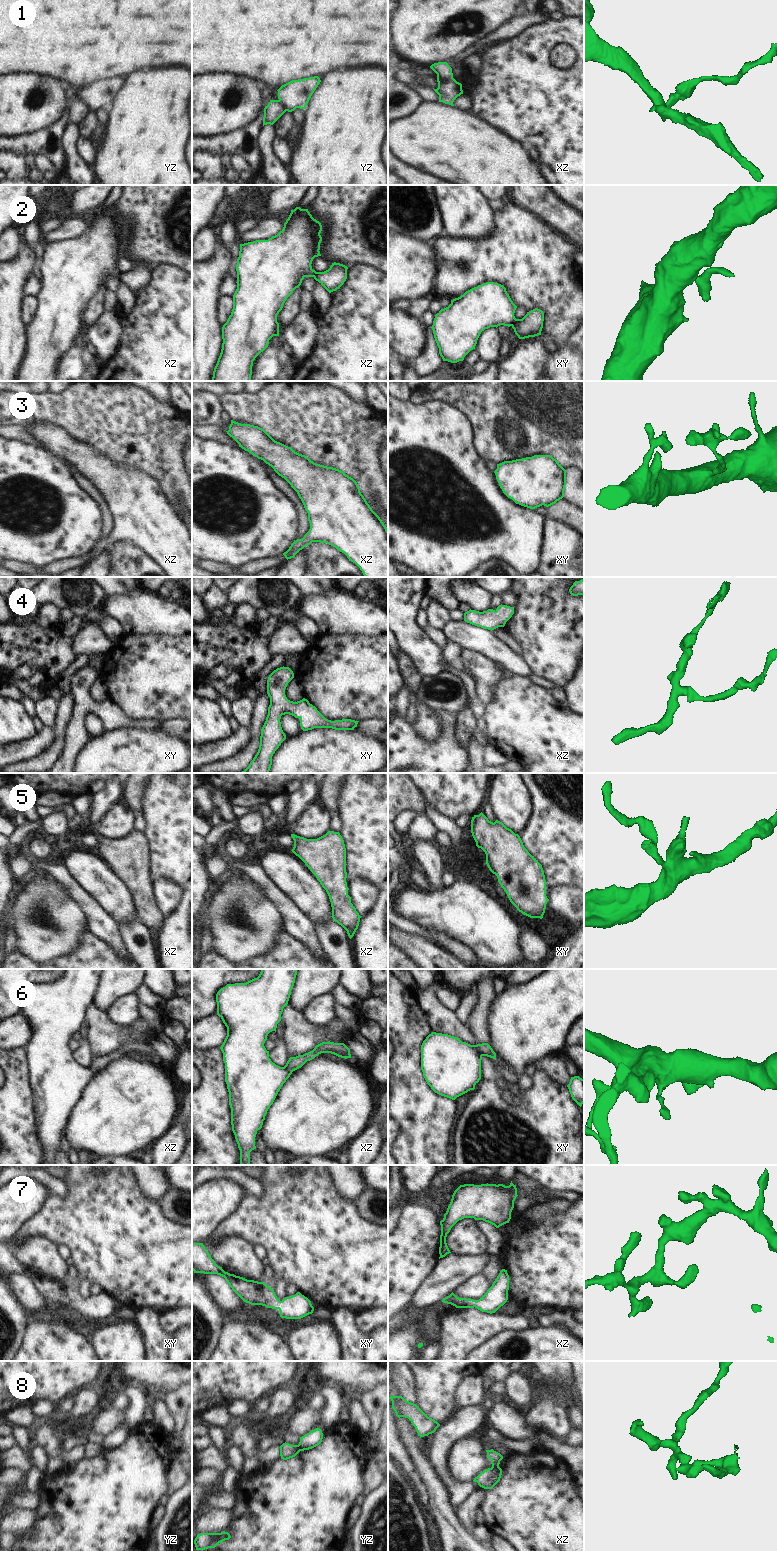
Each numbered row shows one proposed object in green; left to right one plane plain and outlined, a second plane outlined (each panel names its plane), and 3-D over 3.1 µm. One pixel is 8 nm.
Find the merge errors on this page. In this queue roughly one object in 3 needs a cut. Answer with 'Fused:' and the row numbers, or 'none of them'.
Fused: 1, 2, 8

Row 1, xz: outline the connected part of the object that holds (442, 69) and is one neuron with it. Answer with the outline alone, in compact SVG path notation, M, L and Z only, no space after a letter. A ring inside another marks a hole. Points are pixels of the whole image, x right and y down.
M447 62L434 63L430 66L430 68L437 74L437 78L453 78L452 68L448 65Z

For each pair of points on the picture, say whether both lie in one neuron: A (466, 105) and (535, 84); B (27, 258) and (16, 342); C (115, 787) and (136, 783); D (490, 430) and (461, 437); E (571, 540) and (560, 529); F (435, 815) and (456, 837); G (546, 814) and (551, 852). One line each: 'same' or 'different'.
A: different
B: same
C: different
D: different
E: same
F: same
G: same

